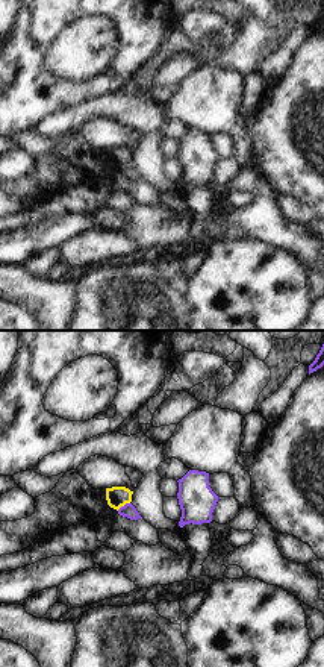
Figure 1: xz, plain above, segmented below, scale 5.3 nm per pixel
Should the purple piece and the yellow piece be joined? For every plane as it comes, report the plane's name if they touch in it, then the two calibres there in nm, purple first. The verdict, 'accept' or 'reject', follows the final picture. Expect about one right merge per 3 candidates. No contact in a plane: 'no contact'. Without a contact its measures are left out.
xz | 70/110 nm

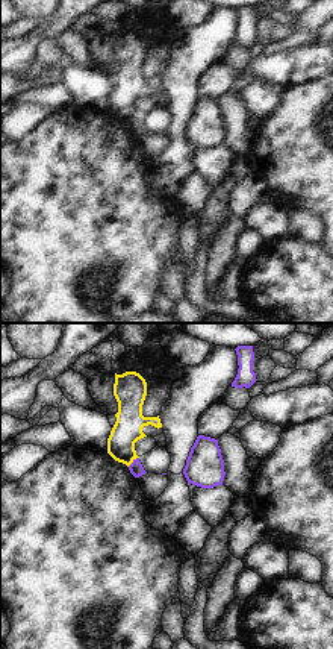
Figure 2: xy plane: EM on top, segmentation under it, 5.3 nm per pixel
xy | 70/160 nm

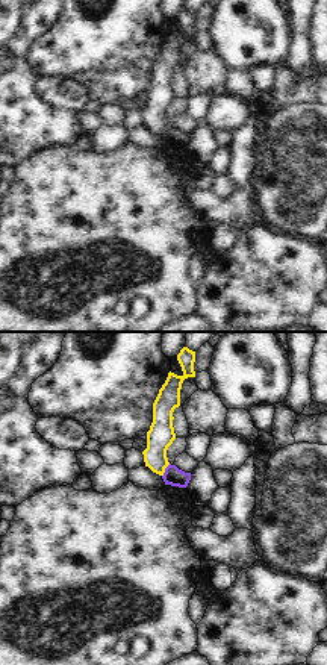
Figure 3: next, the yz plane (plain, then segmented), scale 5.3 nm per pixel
yz | 100/140 nm

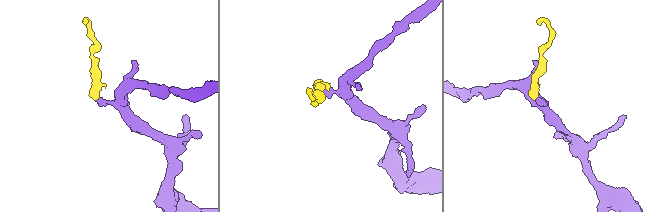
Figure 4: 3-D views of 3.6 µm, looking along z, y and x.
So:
reject

